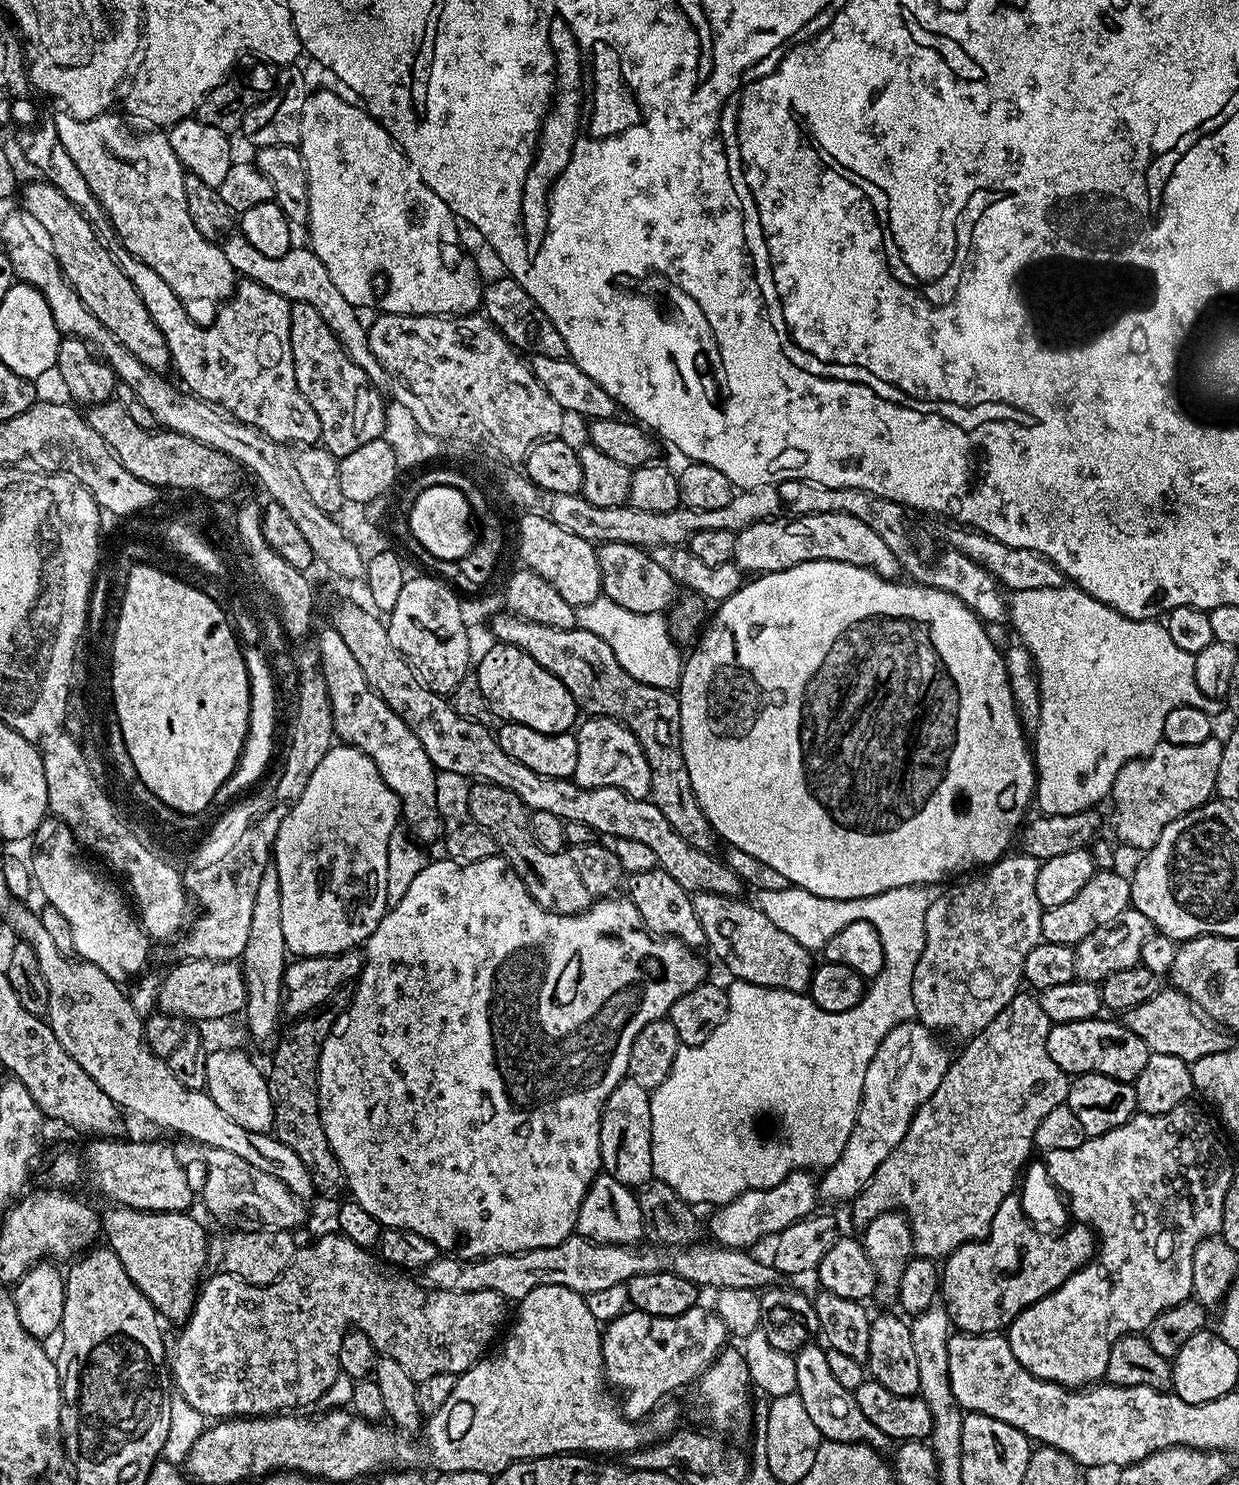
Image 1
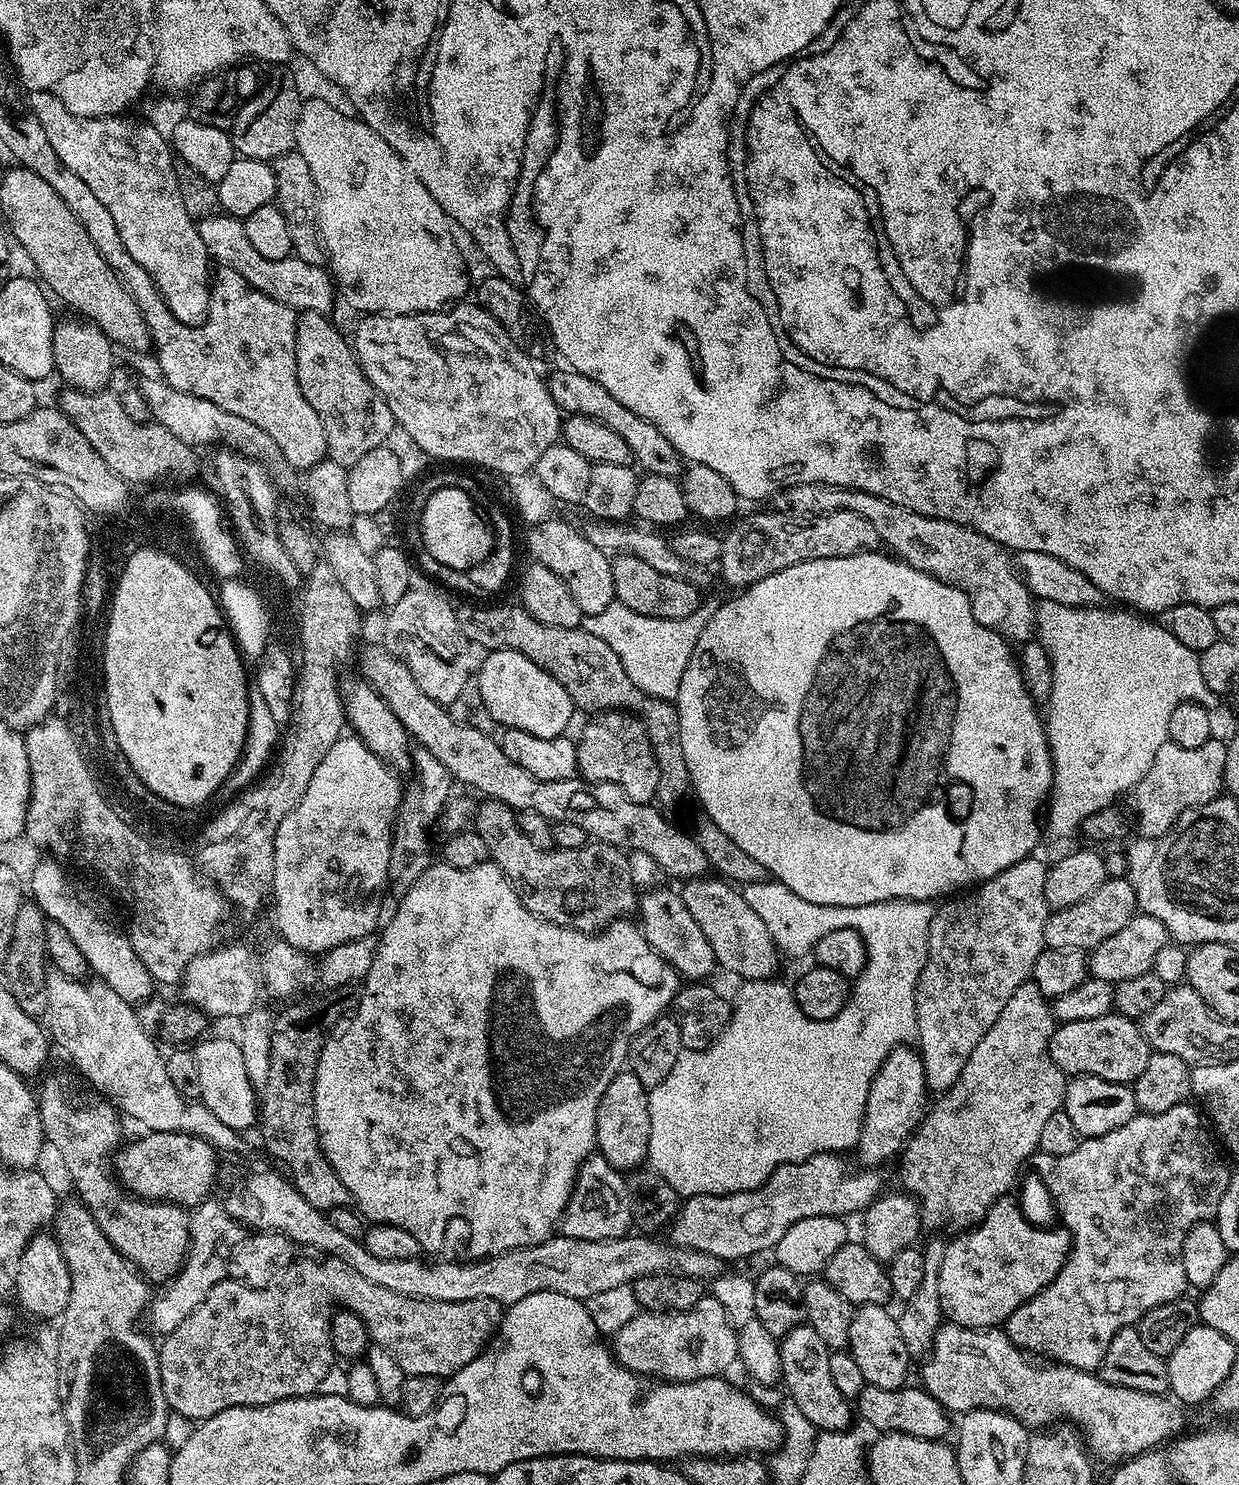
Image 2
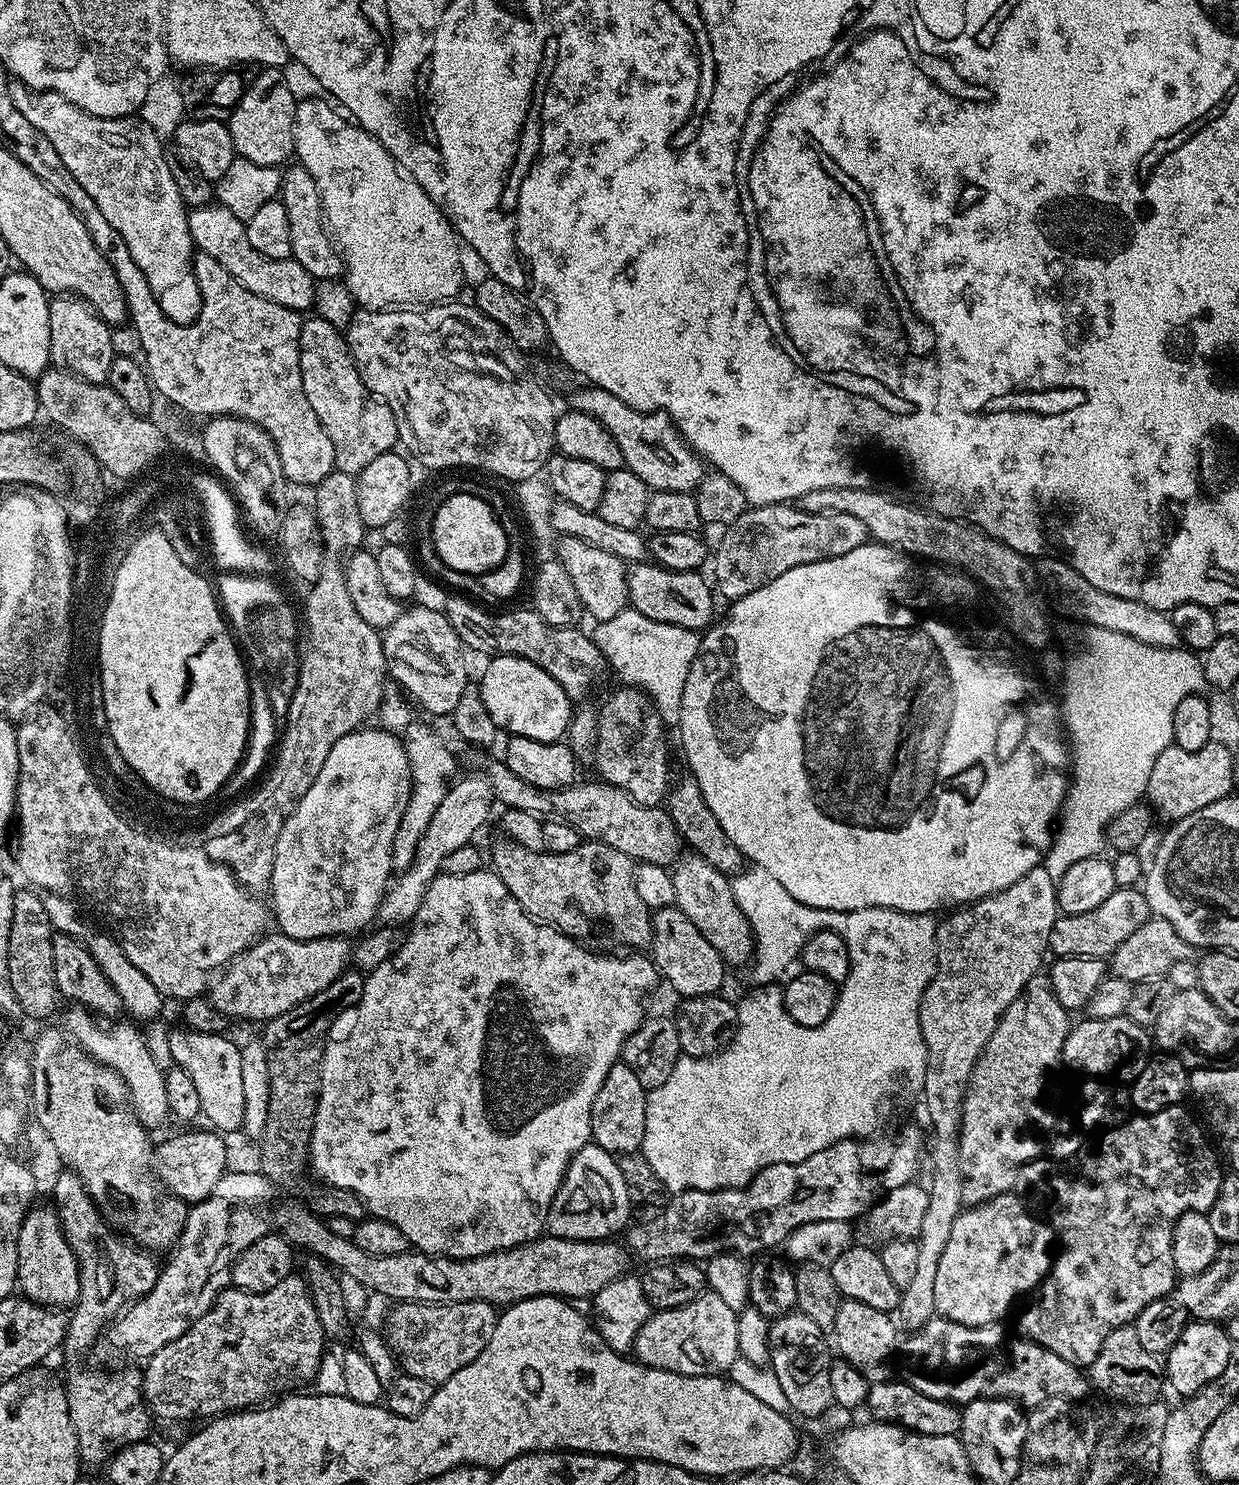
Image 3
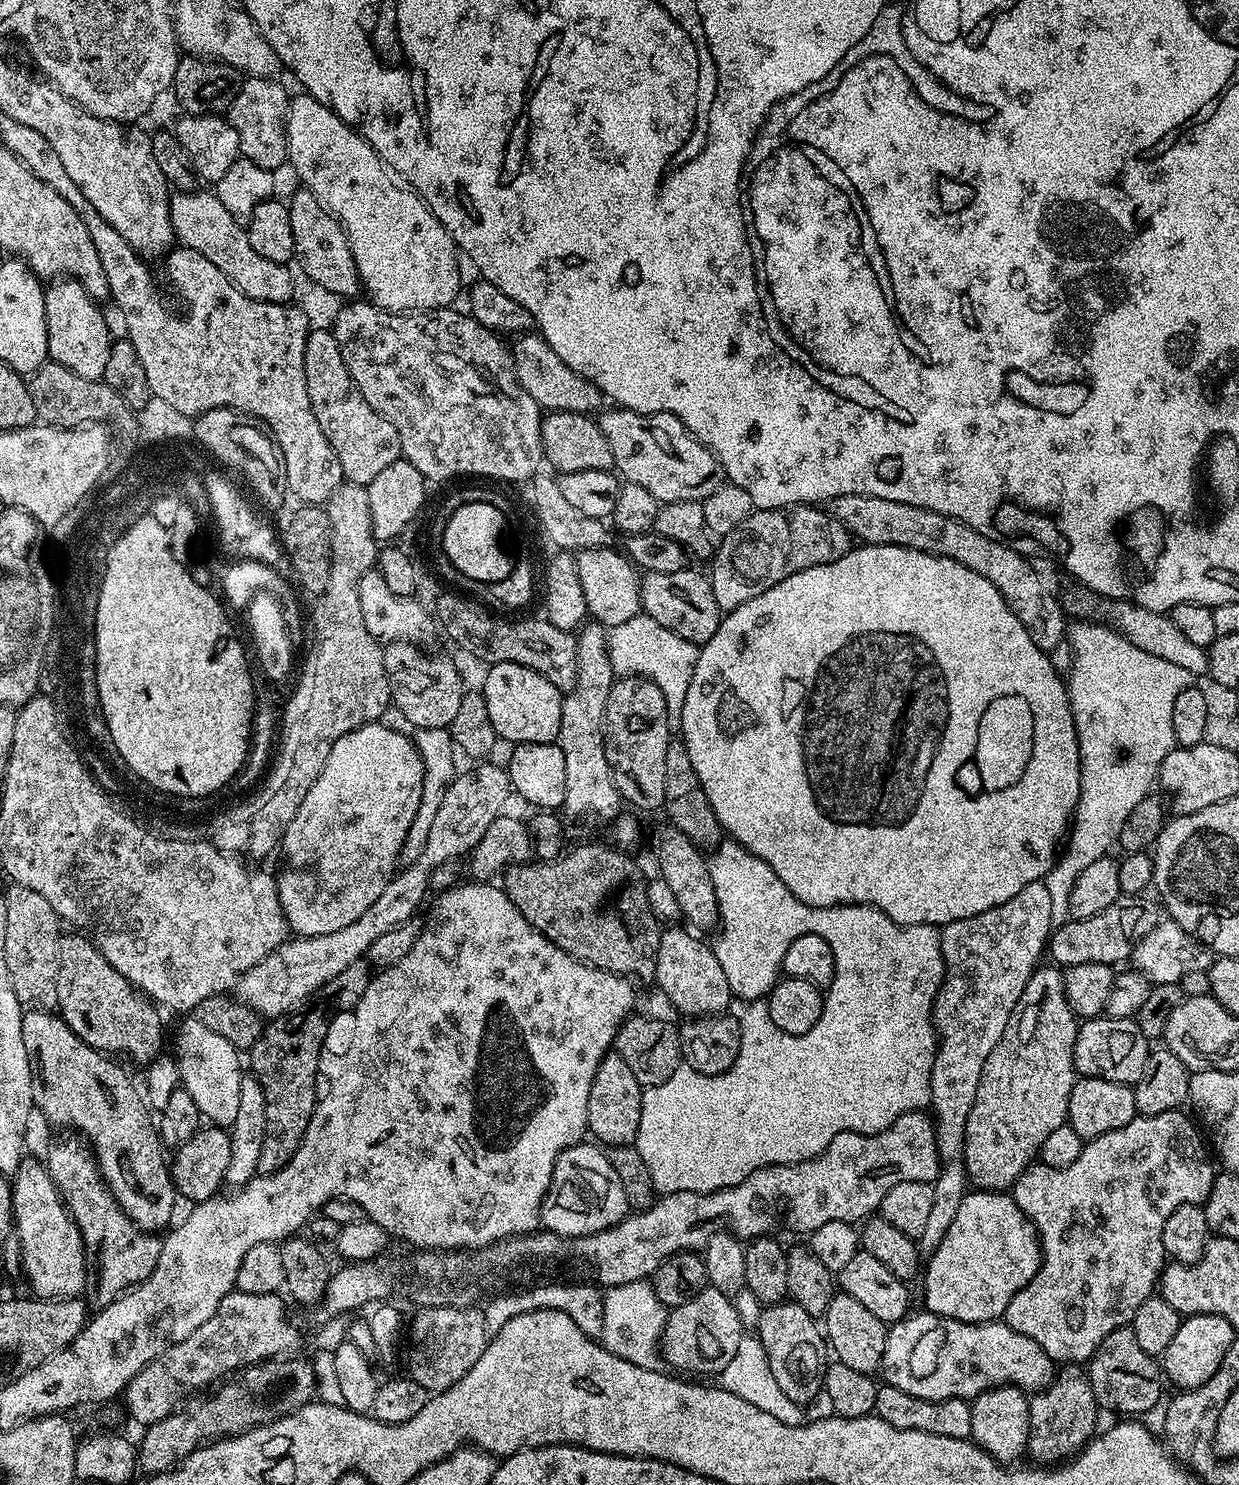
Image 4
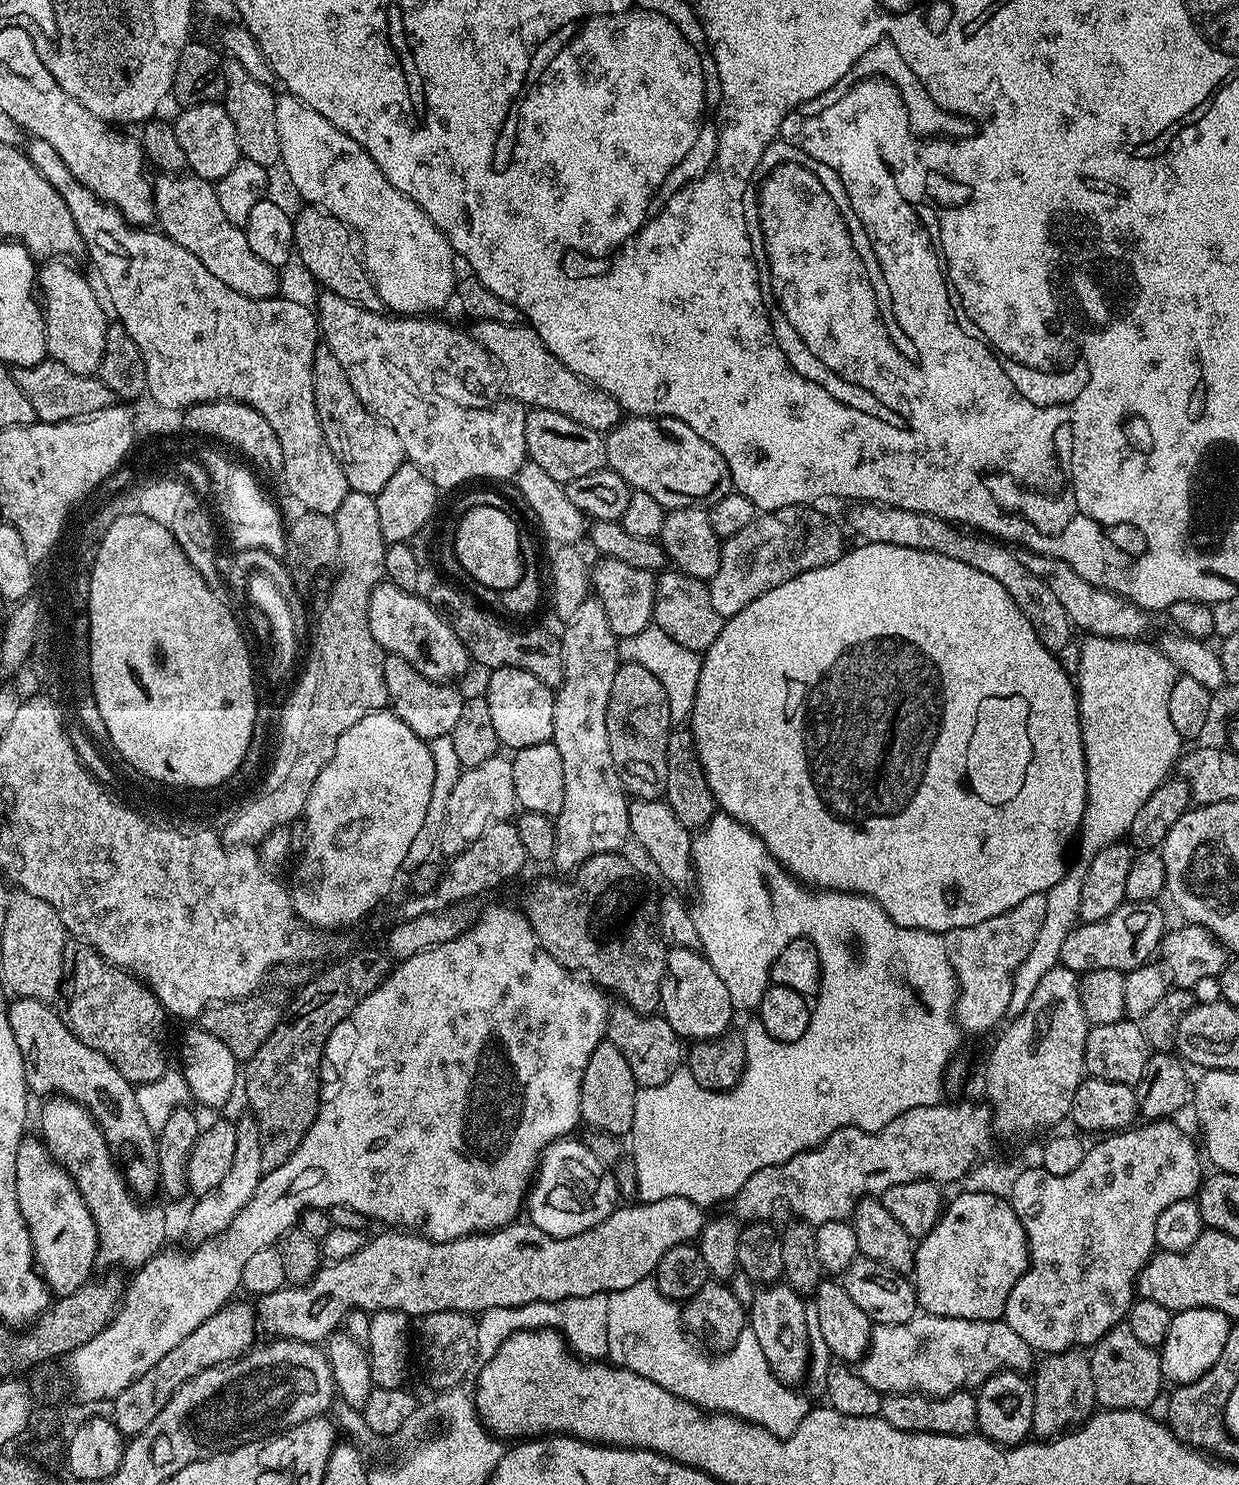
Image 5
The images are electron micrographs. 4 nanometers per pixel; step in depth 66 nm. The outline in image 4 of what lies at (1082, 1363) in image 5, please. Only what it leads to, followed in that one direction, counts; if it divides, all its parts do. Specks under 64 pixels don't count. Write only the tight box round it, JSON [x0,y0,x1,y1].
[1027,1366,1098,1466]

